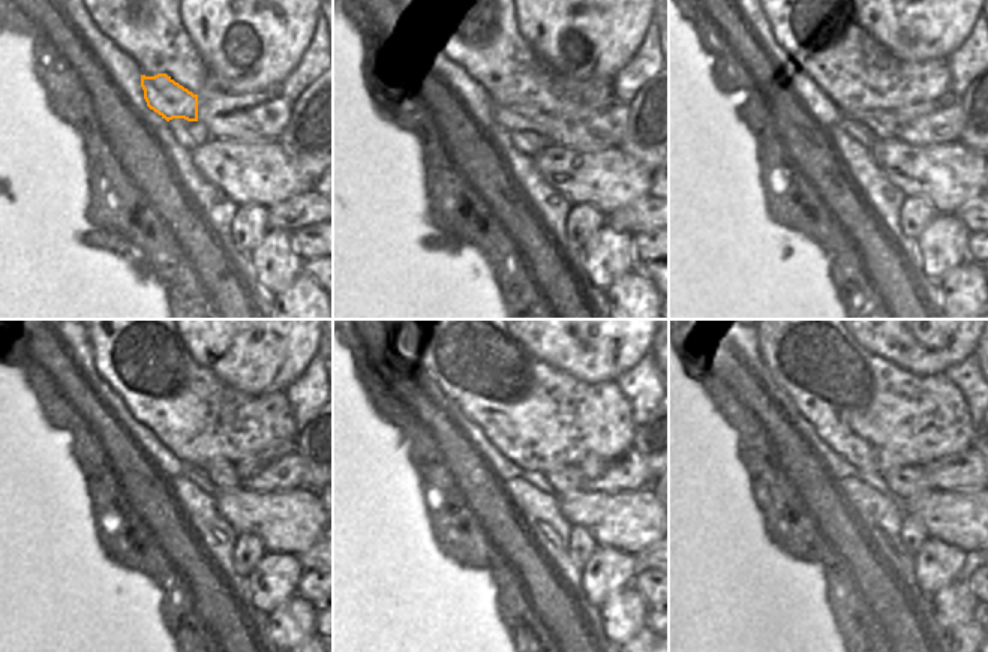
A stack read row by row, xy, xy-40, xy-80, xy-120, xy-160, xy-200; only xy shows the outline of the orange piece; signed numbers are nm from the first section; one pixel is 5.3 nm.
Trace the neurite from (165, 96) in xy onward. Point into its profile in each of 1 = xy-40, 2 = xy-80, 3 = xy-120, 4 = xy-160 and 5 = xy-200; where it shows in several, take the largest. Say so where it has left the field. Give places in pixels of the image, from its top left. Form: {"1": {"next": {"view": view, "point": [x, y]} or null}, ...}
{"1": {"next": {"view": "xy-40", "point": [511, 117]}}, "2": {"next": {"view": "xy-80", "point": [883, 125]}}, "3": {"next": {"view": "xy-120", "point": [224, 474]}}, "4": {"next": {"view": "xy-160", "point": [568, 478]}}, "5": {"next": {"view": "xy-200", "point": [904, 481]}}}

